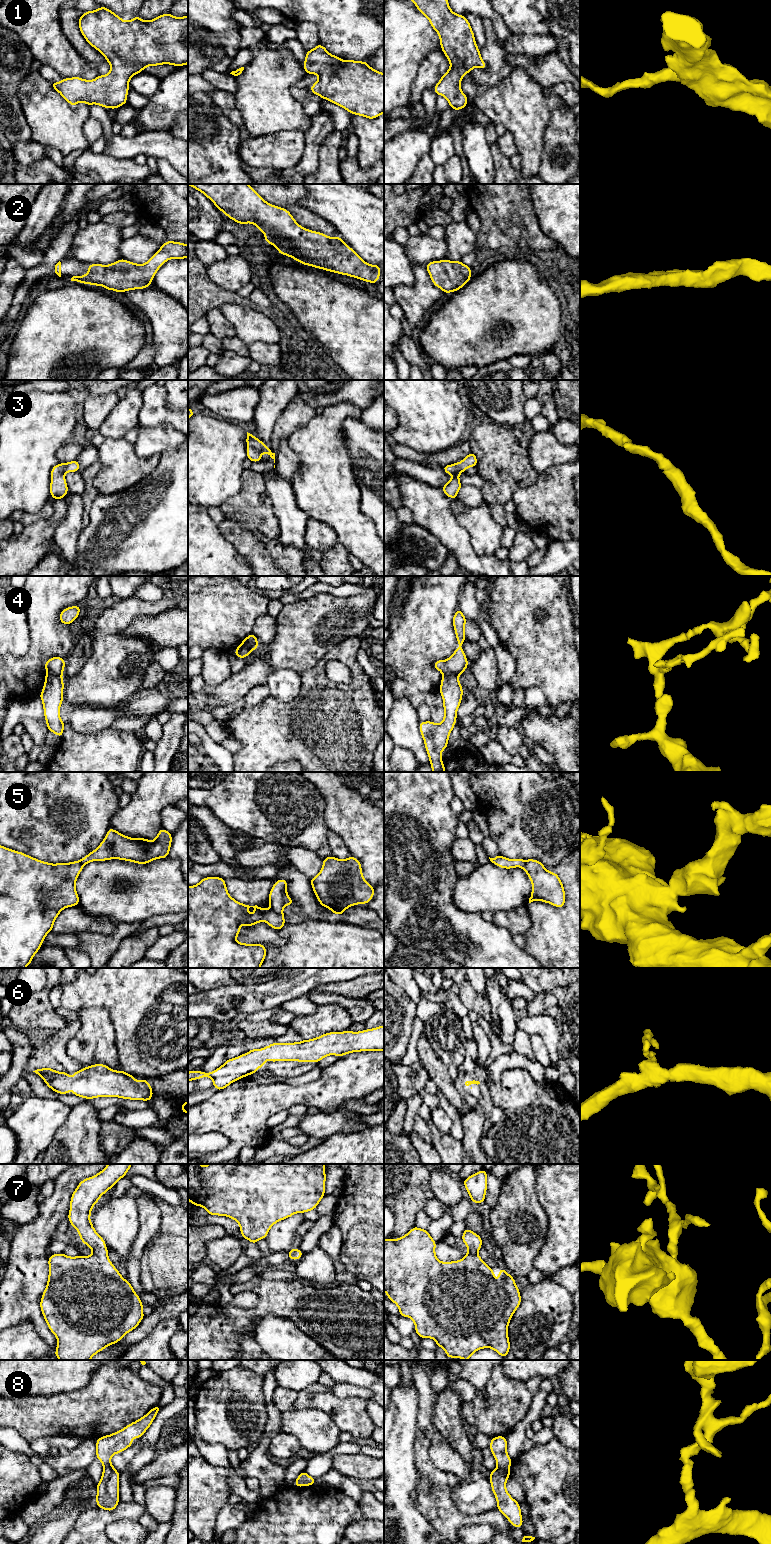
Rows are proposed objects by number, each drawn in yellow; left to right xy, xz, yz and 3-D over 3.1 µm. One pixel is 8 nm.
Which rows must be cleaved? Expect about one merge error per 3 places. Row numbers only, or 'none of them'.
4, 5

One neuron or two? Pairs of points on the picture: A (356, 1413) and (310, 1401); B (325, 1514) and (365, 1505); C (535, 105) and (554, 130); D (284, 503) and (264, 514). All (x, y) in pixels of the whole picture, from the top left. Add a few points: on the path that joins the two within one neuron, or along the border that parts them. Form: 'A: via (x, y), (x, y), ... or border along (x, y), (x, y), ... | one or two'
A: via (345, 1413), (326, 1401), (321, 1401) | one
B: border along (357, 1502), (364, 1517) | two
C: border along (563, 105), (552, 112), (545, 130), (542, 146) | two
D: border along (265, 487), (278, 519), (280, 532) | two

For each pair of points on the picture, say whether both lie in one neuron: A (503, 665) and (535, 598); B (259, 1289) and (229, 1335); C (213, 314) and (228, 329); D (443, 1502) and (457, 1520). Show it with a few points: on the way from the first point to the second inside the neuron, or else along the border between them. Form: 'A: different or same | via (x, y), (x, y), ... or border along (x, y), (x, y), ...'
A: different | border along (501, 644), (514, 659), (515, 672), (512, 676)
B: same | via (262, 1301), (262, 1305), (241, 1323)
C: same | via (217, 318), (224, 325)
D: same | via (443, 1506), (453, 1516)

